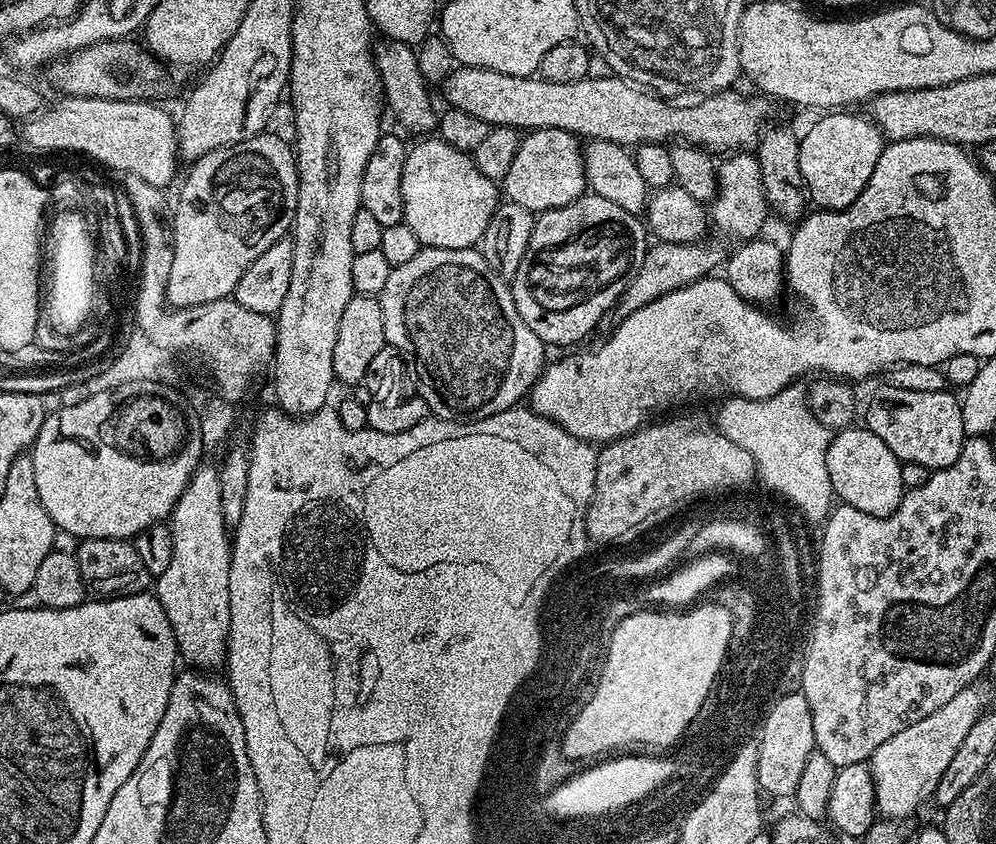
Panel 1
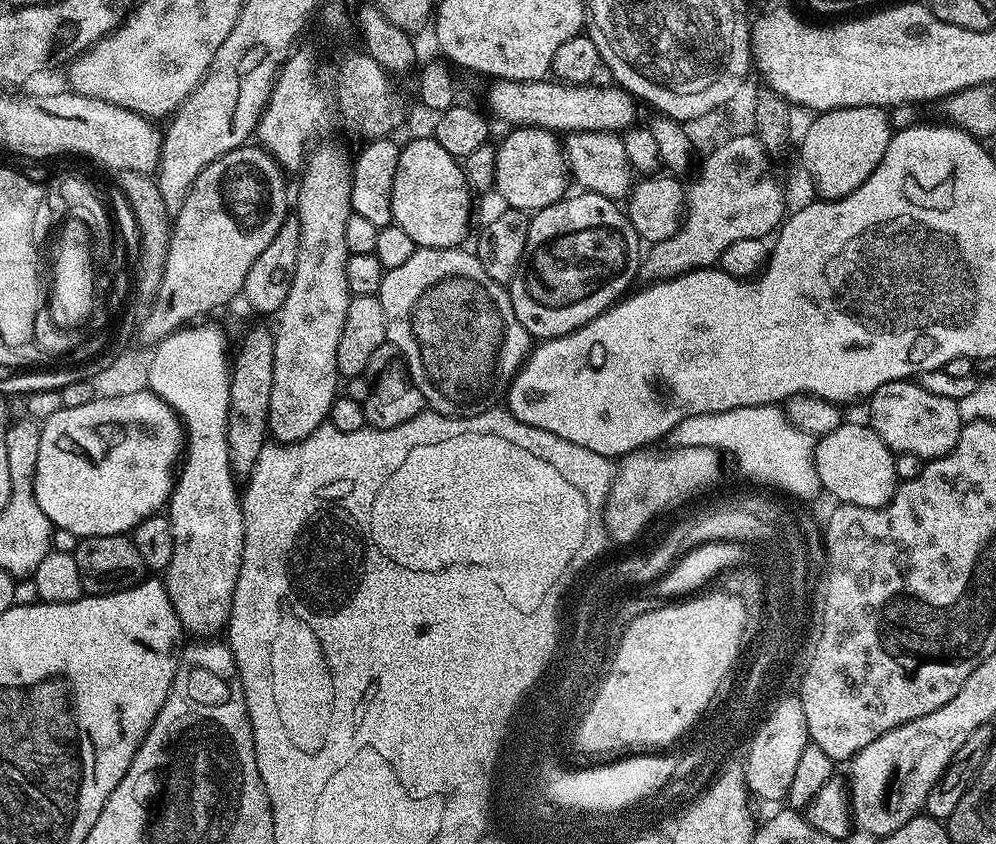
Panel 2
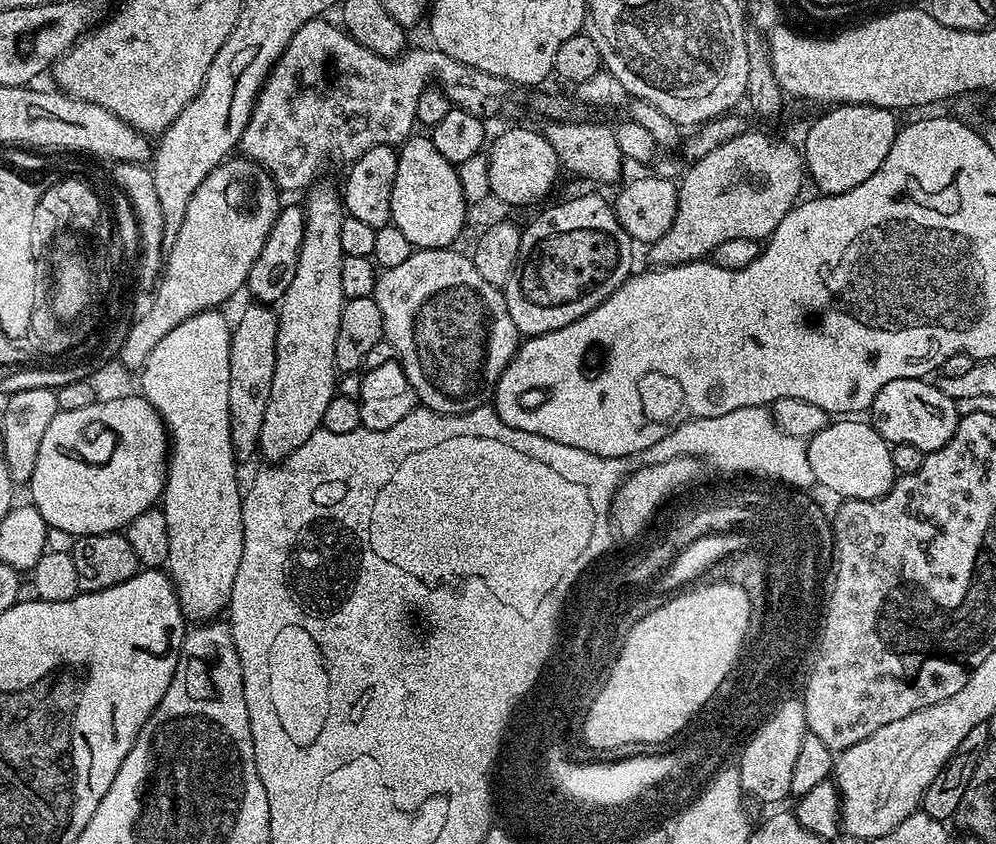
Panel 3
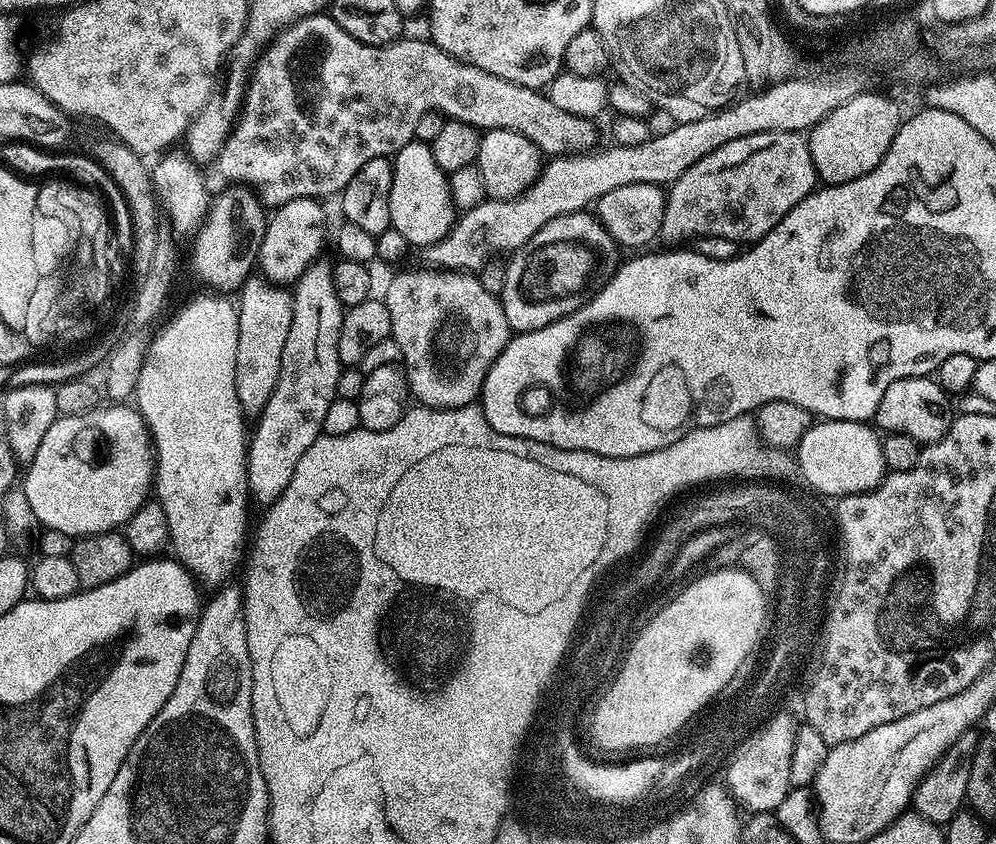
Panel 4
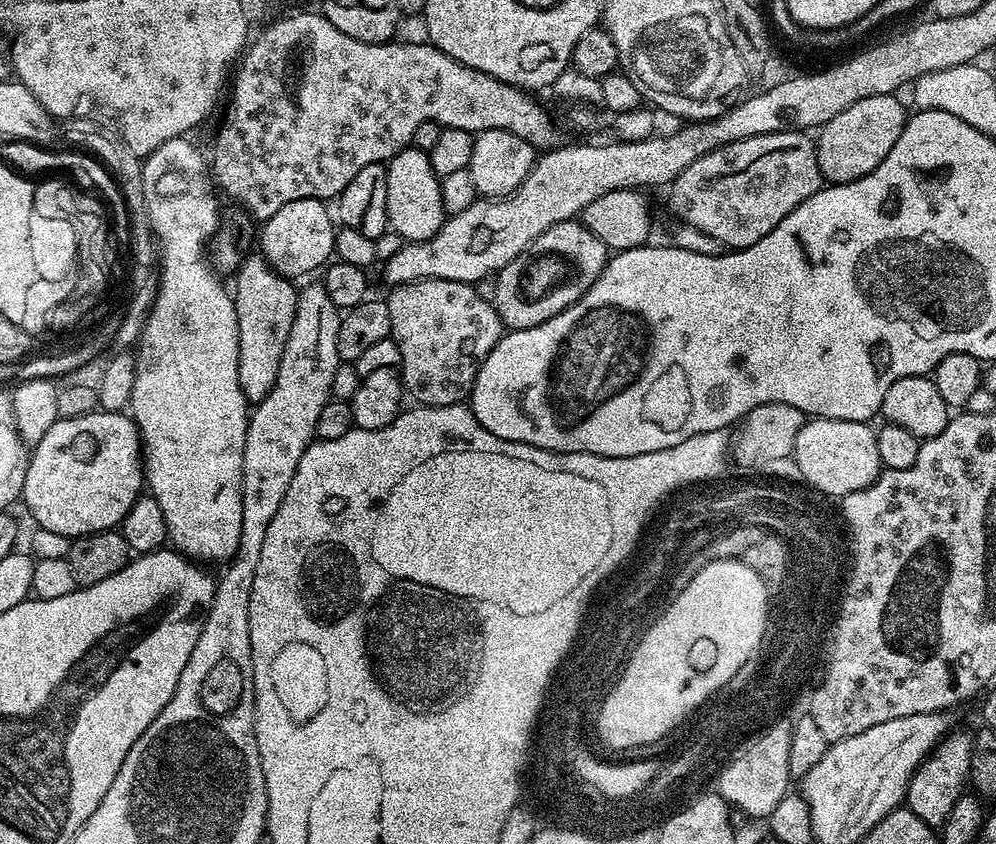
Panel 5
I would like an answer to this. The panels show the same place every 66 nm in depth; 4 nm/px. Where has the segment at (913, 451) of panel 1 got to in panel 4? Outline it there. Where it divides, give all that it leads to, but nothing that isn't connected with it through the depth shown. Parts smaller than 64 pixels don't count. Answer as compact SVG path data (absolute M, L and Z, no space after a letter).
M911 376L886 386L882 402L878 402L874 424L881 433L906 434L917 440L921 446L941 440L954 419L954 404L949 393L945 392L935 379L928 376Z

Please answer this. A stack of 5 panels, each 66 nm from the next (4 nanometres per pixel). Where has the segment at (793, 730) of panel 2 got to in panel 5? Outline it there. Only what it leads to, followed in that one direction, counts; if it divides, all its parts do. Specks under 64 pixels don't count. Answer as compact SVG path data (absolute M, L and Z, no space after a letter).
M793 725L773 728L772 732L758 738L751 745L745 745L740 756L733 760L732 768L724 772L718 780L718 794L733 809L745 812L748 816L767 818L772 815L774 806L789 795L791 770L790 752Z

